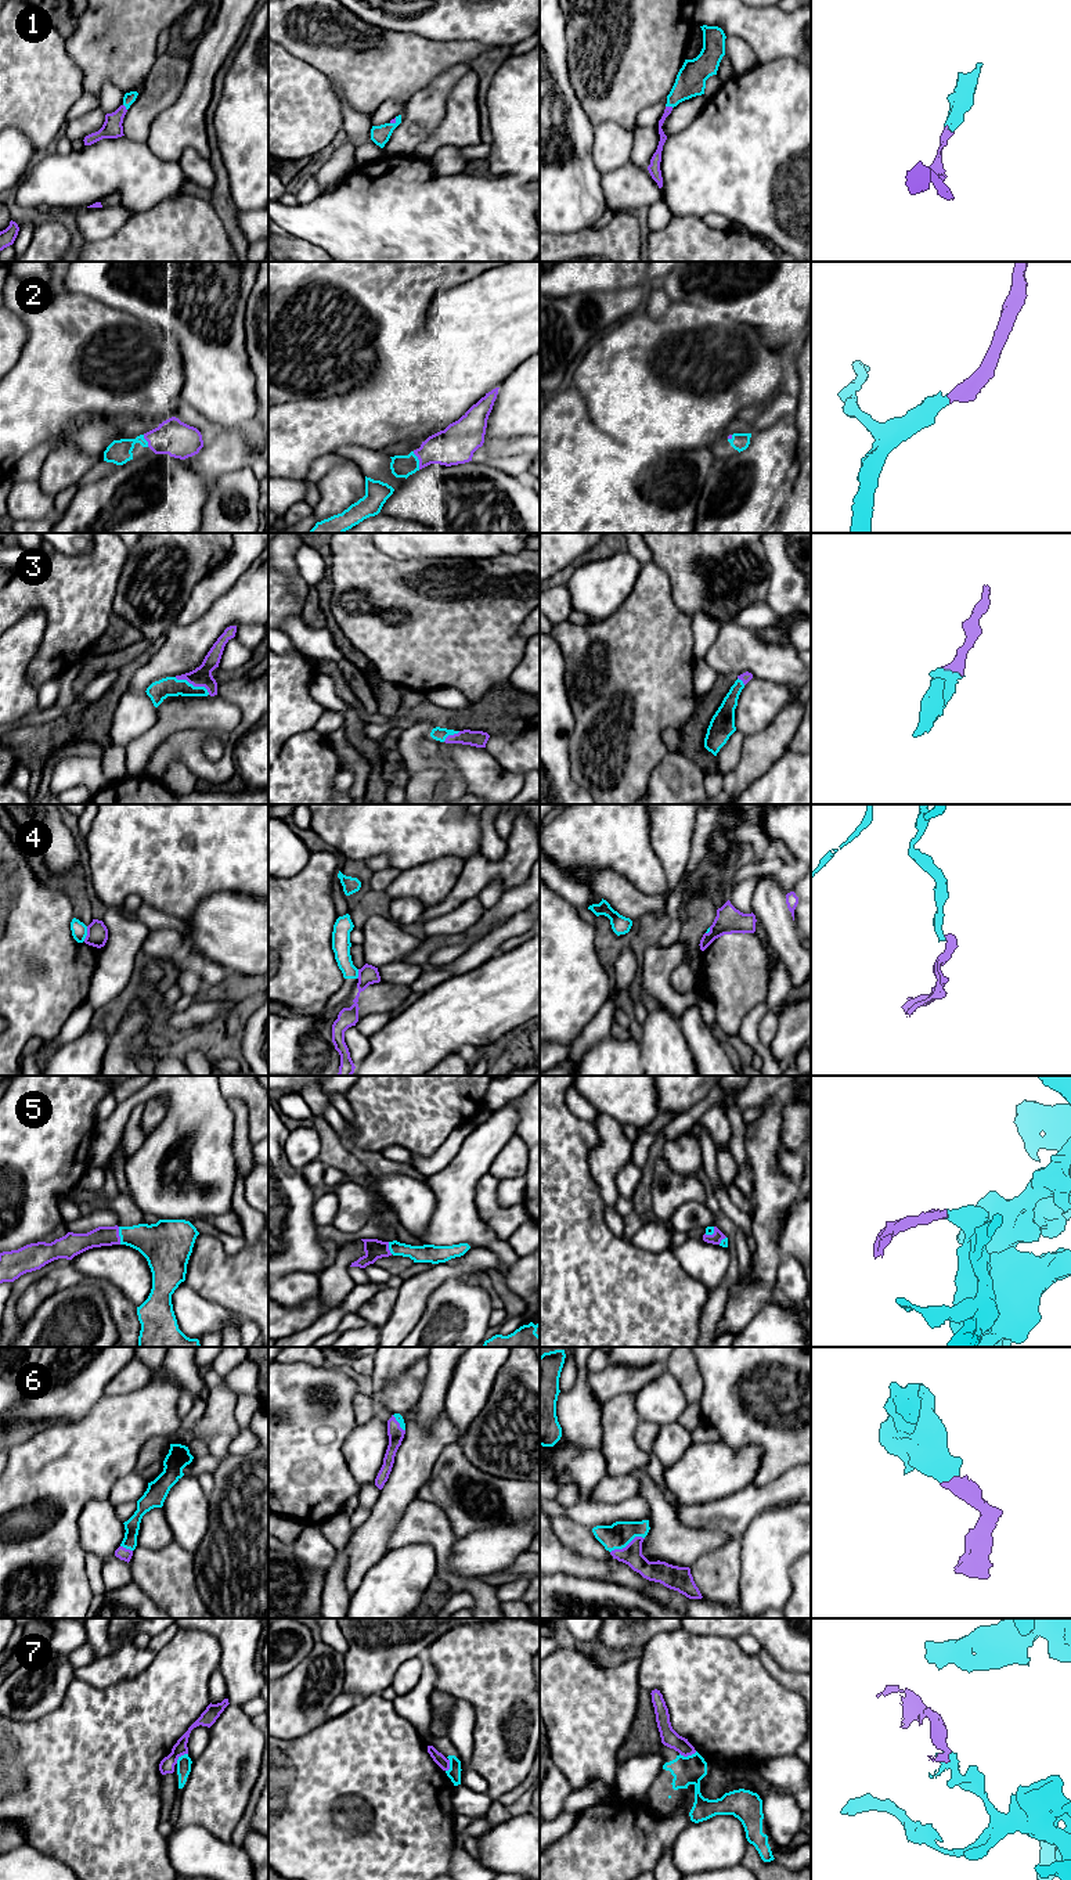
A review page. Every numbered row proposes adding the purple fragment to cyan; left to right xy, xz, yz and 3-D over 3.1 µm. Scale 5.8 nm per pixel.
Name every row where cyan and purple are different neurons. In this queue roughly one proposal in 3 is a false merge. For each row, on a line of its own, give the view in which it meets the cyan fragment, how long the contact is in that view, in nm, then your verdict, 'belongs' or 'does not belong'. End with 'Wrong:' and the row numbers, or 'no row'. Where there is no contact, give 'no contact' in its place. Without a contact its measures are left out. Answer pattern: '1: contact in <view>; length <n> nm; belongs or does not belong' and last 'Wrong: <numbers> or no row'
1: contact in yz; length 50 nm; belongs
2: contact in xz; length 110 nm; belongs
3: contact in xy; length 220 nm; belongs
4: contact in xy; length 90 nm; does not belong
5: contact in xy; length 110 nm; belongs
6: contact in yz; length 220 nm; belongs
7: contact in yz; length 110 nm; does not belong
Wrong: 4, 7

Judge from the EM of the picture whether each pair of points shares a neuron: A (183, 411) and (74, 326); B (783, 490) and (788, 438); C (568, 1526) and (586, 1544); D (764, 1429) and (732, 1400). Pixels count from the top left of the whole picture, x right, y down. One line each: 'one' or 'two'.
A: two
B: two
C: one
D: one

